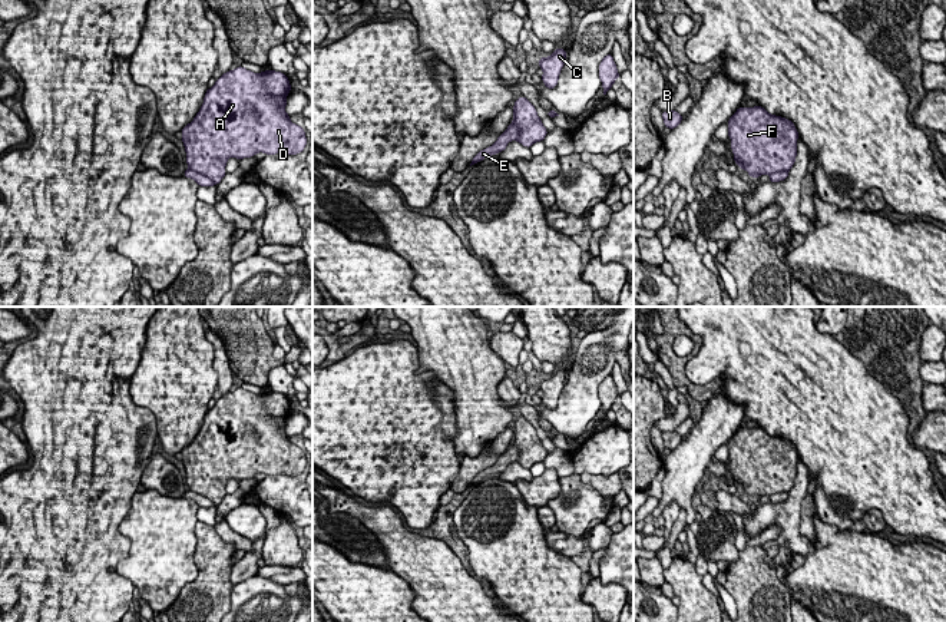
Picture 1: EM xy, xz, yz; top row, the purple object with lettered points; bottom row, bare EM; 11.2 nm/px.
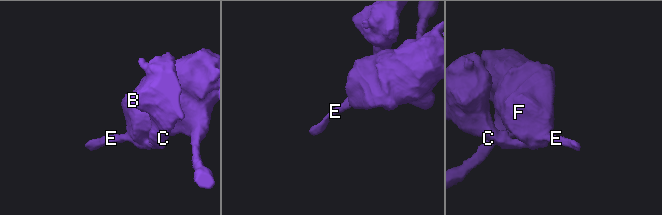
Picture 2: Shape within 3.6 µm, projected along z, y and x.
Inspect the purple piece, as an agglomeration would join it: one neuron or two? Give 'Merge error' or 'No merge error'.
Merge error

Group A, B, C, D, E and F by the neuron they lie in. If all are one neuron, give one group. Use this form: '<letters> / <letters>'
A D F / B C E

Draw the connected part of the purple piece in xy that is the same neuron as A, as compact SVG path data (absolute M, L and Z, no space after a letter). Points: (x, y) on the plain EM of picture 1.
M242 387L235 391L228 391L215 406L206 411L204 424L191 444L188 444L182 453L182 463L186 473L185 483L189 490L209 499L215 506L225 497L226 483L231 477L238 482L244 479L255 477L258 473L265 476L301 474L307 466L305 451L290 441L290 436L285 433L287 417L291 411L290 400L275 391L264 391L262 394L254 394Z

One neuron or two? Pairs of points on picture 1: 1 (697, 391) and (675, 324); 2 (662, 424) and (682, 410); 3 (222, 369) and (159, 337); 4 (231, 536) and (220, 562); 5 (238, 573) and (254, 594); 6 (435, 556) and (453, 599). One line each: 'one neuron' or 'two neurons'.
1: one neuron
2: one neuron
3: two neurons
4: two neurons
5: two neurons
6: one neuron

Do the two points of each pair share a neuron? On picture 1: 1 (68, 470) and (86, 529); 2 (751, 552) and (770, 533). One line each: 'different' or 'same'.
1: same
2: same

